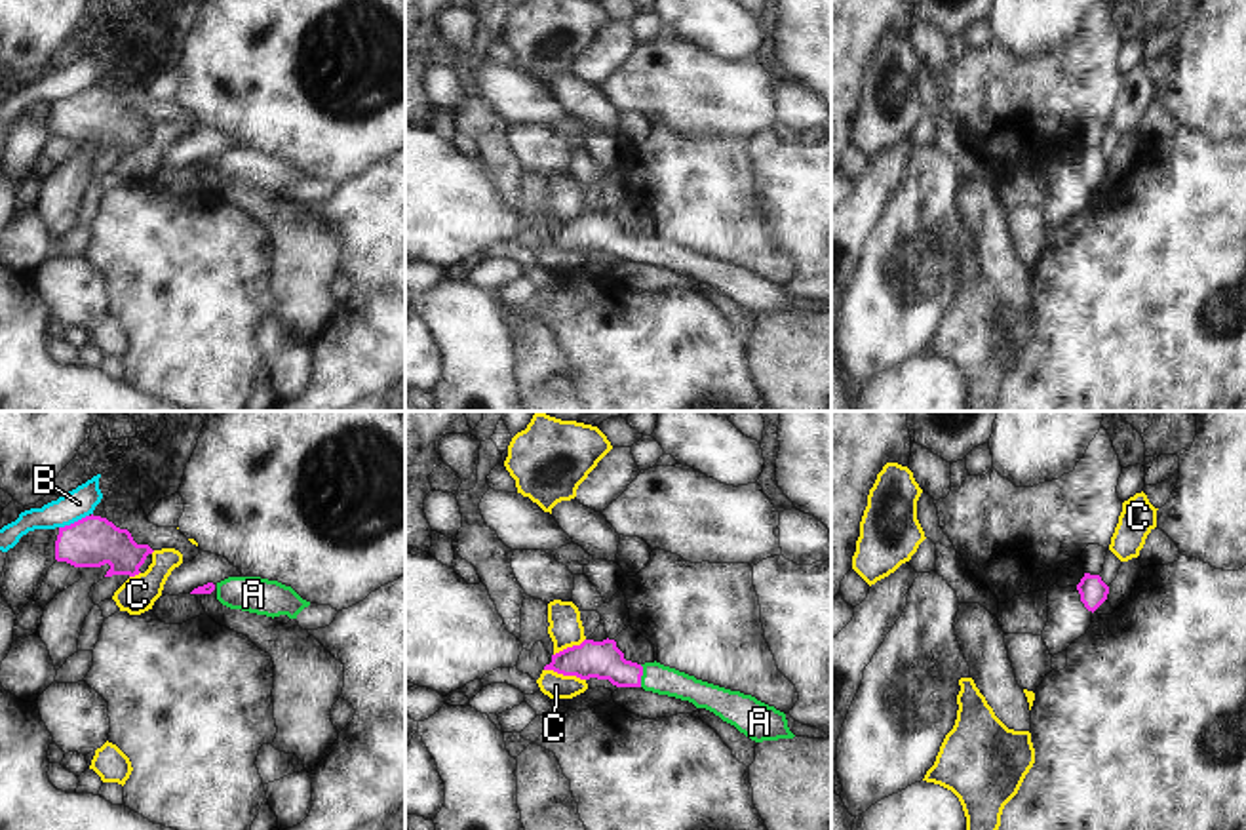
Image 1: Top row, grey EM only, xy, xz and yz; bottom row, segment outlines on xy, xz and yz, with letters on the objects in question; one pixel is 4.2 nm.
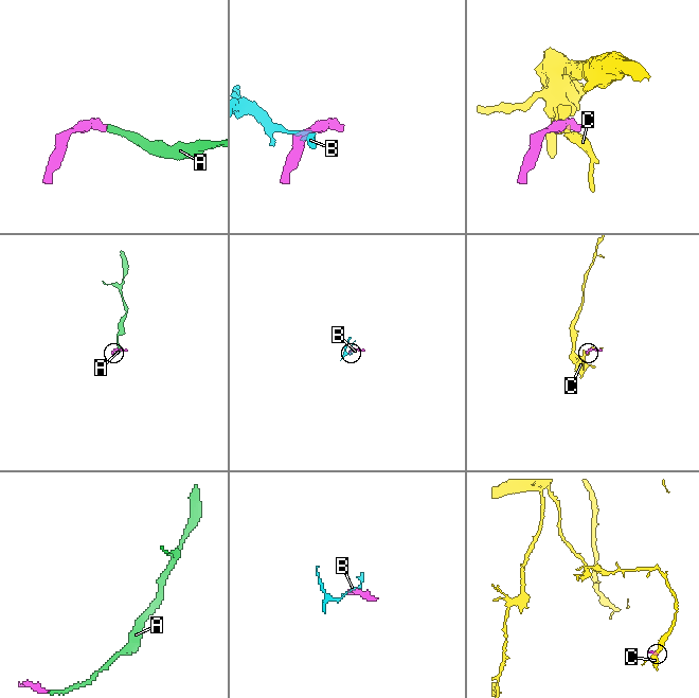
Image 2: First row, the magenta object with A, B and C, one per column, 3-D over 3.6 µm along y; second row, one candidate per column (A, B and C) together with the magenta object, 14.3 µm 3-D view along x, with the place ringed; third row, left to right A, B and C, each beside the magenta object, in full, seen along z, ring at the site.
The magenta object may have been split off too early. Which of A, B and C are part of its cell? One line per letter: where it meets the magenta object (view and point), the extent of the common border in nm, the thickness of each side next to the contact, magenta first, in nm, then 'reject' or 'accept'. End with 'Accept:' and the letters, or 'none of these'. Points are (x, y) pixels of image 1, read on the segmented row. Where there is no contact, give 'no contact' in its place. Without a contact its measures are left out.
A: xz (642, 674) | 100 nm | 160/120 nm | accept
B: xy (75, 522) | 140 nm | 220/130 nm | reject
C: xz (565, 674) | 180 nm | 160/110 nm | reject
Accept: A

